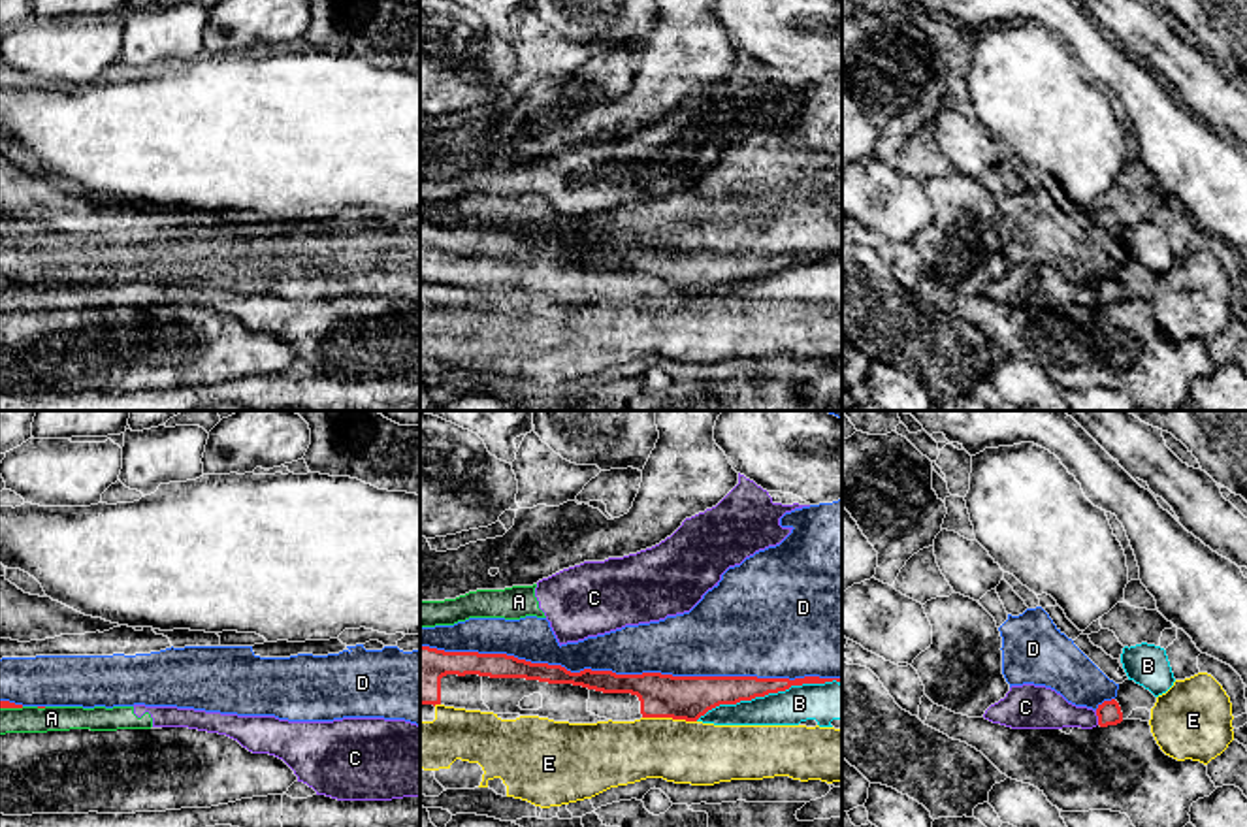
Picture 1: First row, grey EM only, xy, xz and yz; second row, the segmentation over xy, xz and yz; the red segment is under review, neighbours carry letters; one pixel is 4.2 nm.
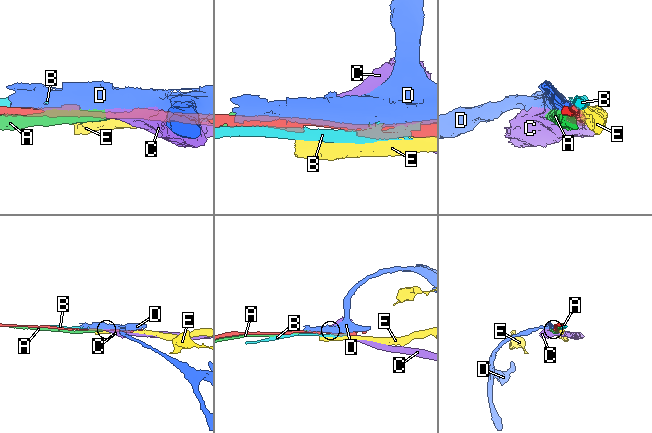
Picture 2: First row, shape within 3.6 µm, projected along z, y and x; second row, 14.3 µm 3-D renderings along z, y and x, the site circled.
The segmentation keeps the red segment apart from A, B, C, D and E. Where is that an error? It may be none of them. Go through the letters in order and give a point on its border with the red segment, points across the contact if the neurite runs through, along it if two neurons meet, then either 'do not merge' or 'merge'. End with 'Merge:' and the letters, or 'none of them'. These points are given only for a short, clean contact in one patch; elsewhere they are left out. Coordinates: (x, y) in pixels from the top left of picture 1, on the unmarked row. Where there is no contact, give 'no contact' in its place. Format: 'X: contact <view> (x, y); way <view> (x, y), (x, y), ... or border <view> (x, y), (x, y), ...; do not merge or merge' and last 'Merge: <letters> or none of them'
A: contact xy (12, 285); do not merge
B: contact xz (767, 272); do not merge
C: contact yz (1099, 296); do not merge
D: contact xz (631, 253); do not merge
E: contact xz (669, 294); do not merge
Merge: none of them

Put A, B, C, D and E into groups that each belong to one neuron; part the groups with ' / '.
A C / B / D / E

